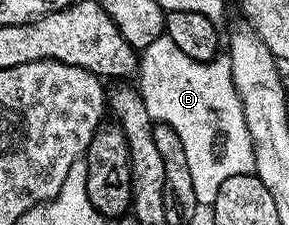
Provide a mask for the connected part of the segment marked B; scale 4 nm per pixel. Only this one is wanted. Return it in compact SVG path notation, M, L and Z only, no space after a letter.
M160 39L151 44L150 49L142 50L139 58L137 88L141 99L145 99L145 111L153 114L160 125L173 127L183 140L185 160L189 162L189 176L193 179L193 195L200 206L210 207L217 199L217 191L225 179L233 175L245 175L255 171L255 148L245 123L245 111L233 85L233 71L230 60L220 55L214 61L189 59L185 51L175 47L172 41Z

